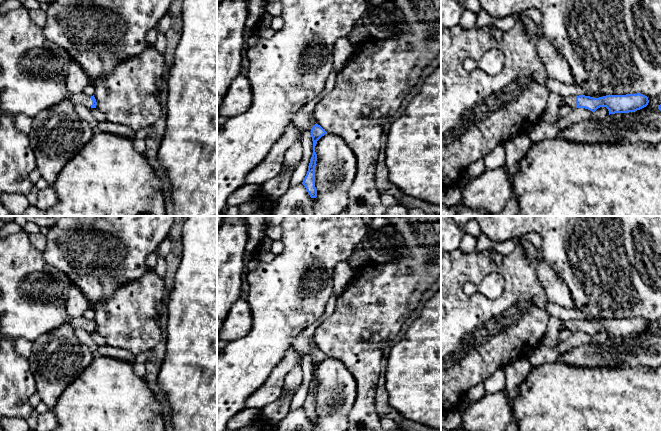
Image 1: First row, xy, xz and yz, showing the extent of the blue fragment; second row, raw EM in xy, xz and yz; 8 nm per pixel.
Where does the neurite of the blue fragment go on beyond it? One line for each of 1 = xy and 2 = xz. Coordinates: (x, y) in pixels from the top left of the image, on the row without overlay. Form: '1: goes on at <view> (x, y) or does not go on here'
1: goes on at xy (77, 323)
2: goes on at xz (303, 342)

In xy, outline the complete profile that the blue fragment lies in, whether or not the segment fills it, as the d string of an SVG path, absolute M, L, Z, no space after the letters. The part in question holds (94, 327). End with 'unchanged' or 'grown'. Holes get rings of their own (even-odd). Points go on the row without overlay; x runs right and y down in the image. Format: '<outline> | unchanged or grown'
M83 316L74 318L71 321L68 322L73 329L83 329L87 332L96 332L97 326L96 323L93 320L87 320Z | grown

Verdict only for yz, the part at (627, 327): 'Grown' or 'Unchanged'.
Grown

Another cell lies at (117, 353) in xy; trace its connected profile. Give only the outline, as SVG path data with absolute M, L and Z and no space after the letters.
M107 344L104 346L95 347L97 355L107 356L114 359L119 359L130 364L134 364L136 360L136 355L128 350L112 347Z

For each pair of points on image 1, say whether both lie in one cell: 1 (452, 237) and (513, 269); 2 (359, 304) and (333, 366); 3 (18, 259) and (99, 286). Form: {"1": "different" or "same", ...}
{"1": "different", "2": "different", "3": "different"}

